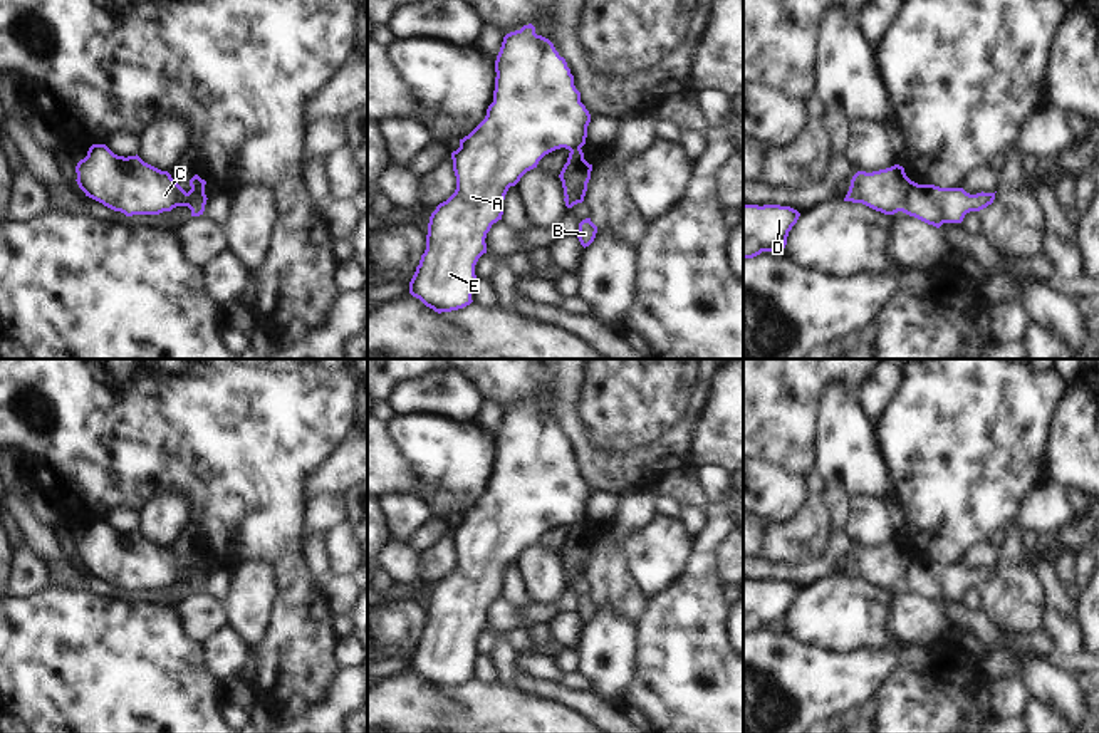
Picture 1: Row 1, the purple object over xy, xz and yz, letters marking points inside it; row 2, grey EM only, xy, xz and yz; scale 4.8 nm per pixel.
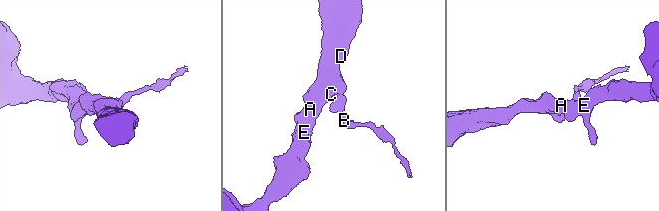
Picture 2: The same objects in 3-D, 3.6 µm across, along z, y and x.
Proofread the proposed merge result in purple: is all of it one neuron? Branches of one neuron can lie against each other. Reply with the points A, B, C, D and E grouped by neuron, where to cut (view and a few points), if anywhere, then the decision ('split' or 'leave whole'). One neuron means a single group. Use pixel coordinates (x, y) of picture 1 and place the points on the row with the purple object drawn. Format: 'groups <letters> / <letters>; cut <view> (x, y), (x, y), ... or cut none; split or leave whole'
groups A C D E / B; cut yz (911, 181), (908, 205), (903, 212); split

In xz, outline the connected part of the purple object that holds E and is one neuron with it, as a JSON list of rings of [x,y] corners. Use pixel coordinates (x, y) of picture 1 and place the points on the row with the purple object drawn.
[[[532,23],[503,37],[495,72],[493,102],[485,119],[451,153],[456,190],[431,213],[426,250],[409,282],[409,294],[438,314],[473,302],[475,265],[487,253],[487,233],[502,220],[508,188],[537,168],[545,154],[560,148],[582,148],[587,138],[591,114],[581,102],[574,75],[554,44],[537,35]]]

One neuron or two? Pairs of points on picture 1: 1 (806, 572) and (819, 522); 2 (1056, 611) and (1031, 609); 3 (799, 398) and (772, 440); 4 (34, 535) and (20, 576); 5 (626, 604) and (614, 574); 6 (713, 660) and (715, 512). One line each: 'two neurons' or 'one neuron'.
1: two neurons
2: two neurons
3: one neuron
4: two neurons
5: one neuron
6: one neuron

